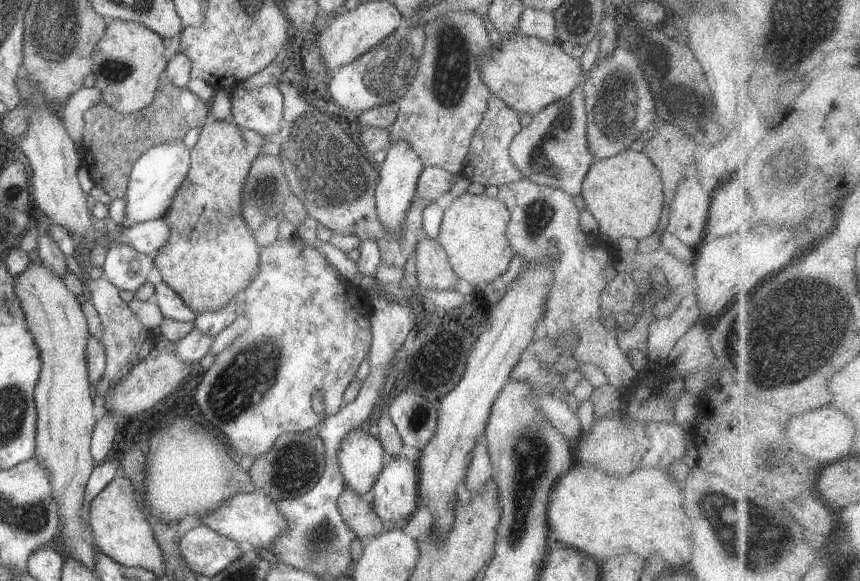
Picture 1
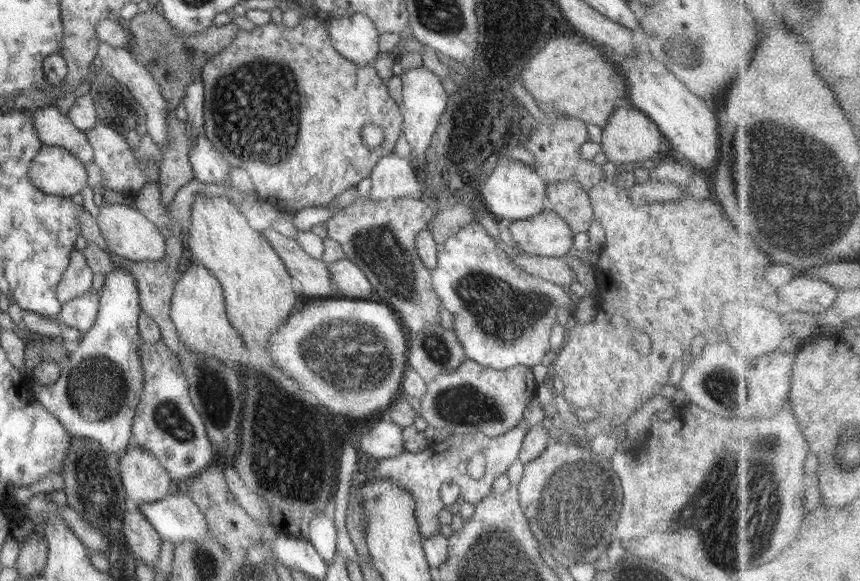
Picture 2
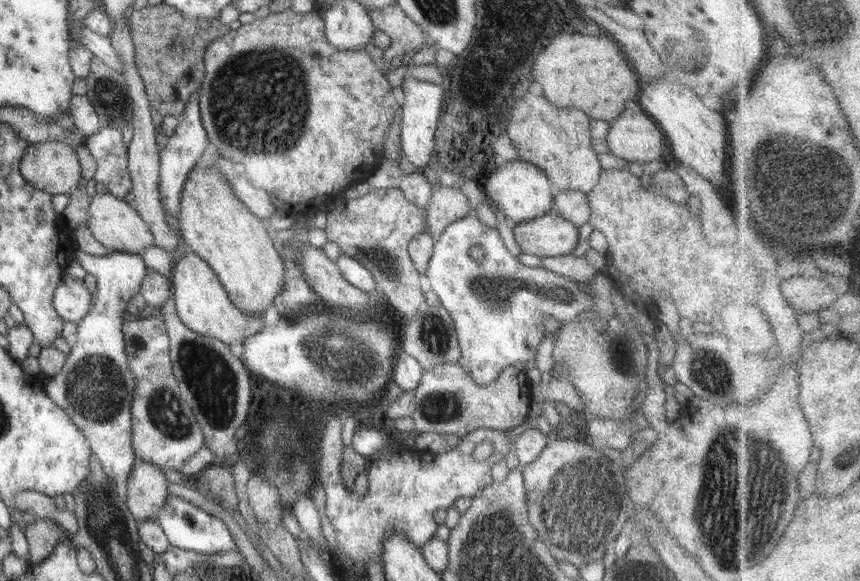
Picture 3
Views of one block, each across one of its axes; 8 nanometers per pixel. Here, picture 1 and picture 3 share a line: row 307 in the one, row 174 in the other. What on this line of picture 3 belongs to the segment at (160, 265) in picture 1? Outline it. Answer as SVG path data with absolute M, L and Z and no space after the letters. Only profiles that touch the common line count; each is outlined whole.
M200 162L196 164L184 181L180 206L178 230L182 241L190 245L189 250L202 257L202 260L214 269L218 280L226 289L226 293L230 295L232 303L238 309L242 309L244 317L264 313L271 303L278 303L277 298L282 291L284 275L286 275L280 249L275 246L272 237L269 237L267 230L263 227L263 220L252 214L250 209L234 195L230 181L224 177L218 165L204 167Z

